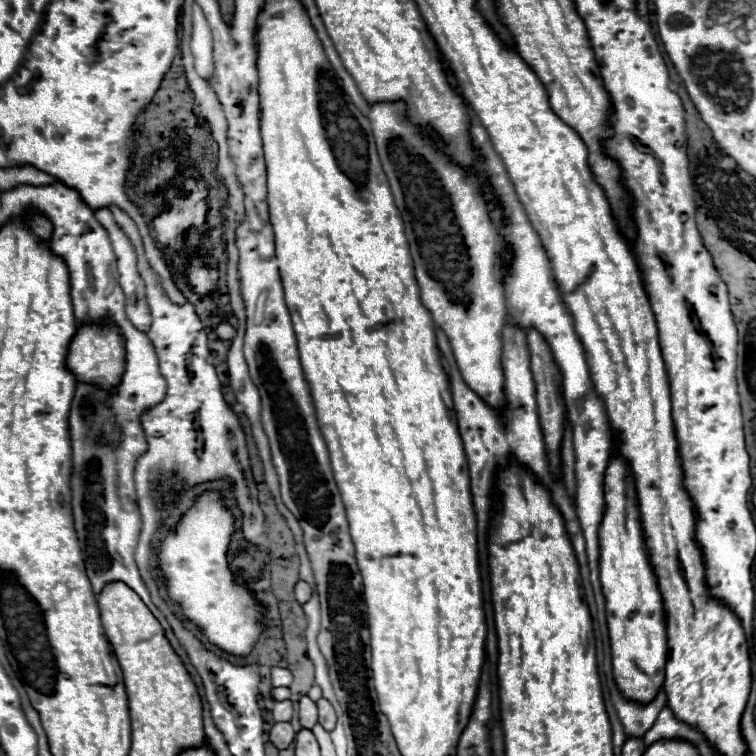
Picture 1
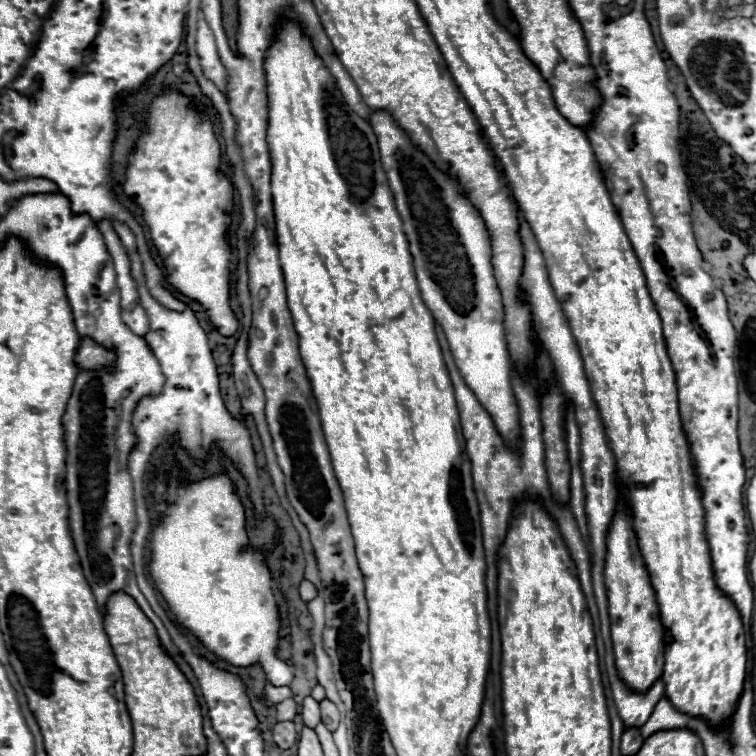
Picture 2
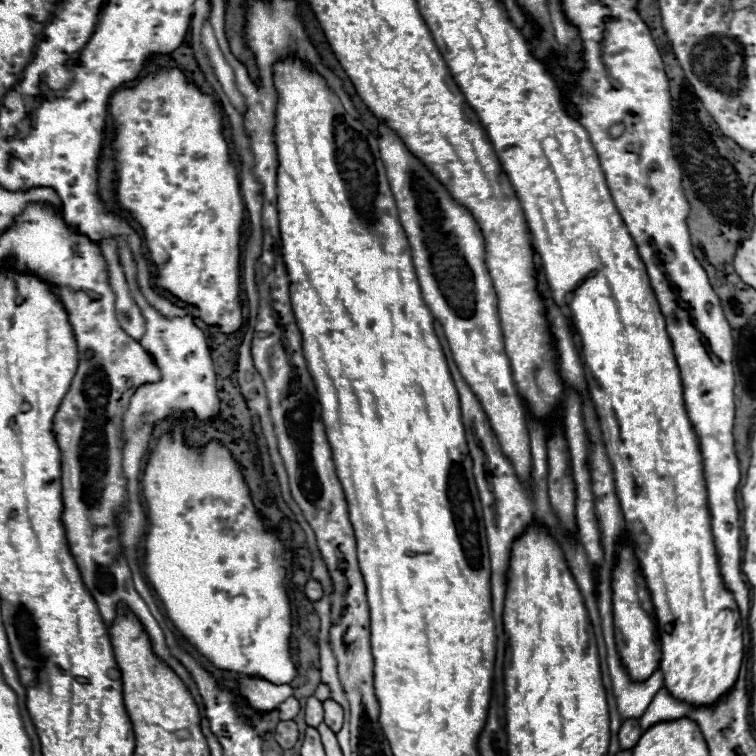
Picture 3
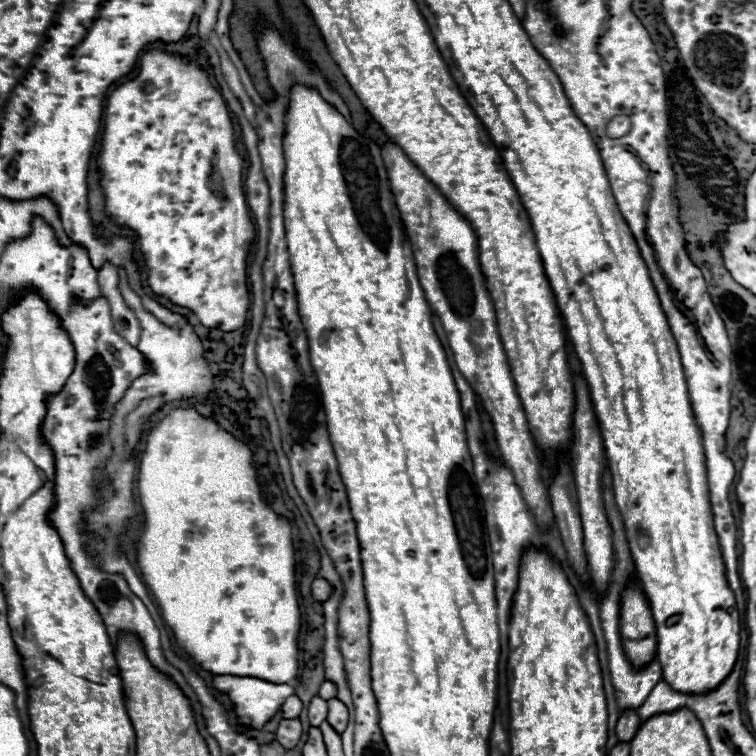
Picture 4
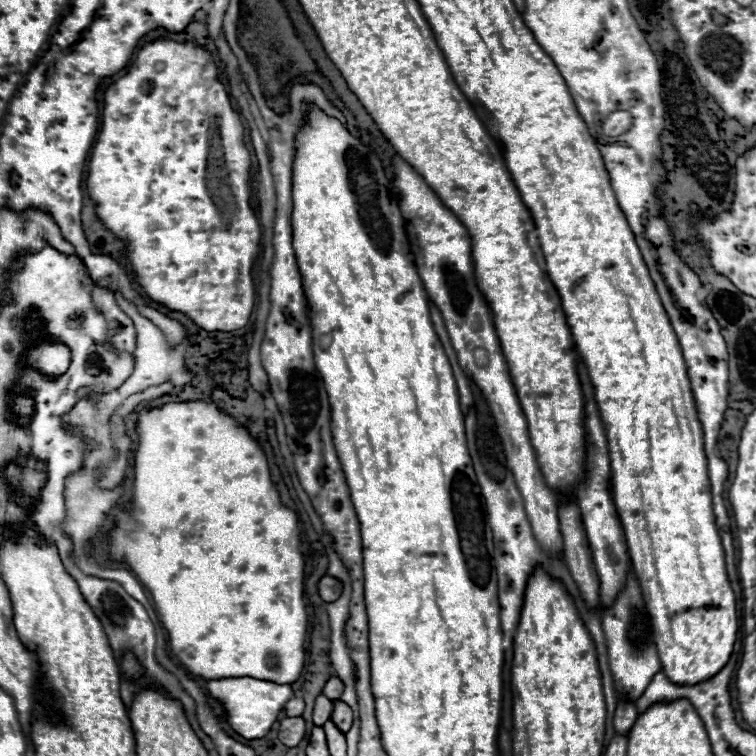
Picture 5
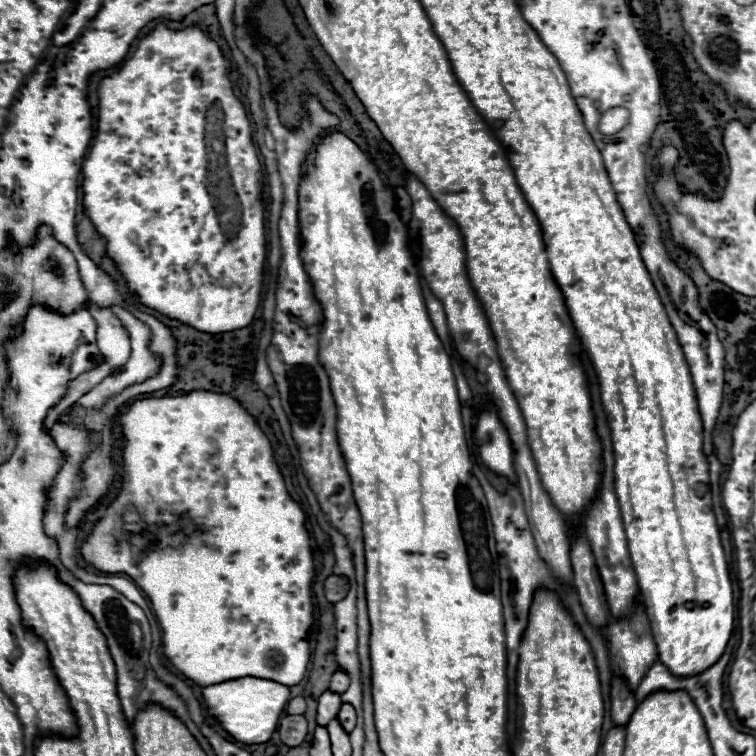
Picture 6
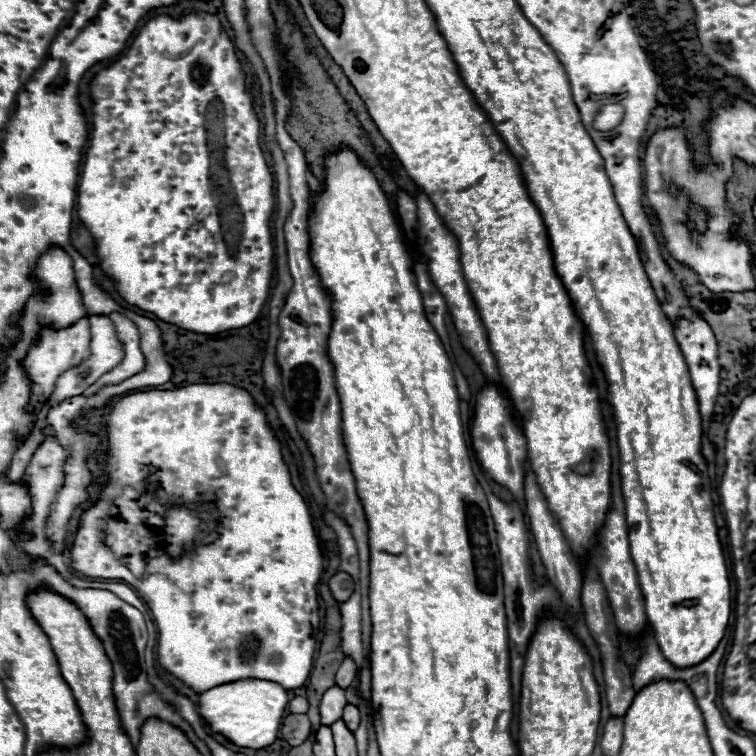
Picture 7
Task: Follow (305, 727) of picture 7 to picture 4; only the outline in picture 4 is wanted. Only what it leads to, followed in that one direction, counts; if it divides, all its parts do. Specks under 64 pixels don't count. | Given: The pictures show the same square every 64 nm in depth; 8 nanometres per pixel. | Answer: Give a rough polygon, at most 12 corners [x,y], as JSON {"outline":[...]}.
{"outline":[[298,718],[280,720],[276,740],[294,748],[302,736]]}

